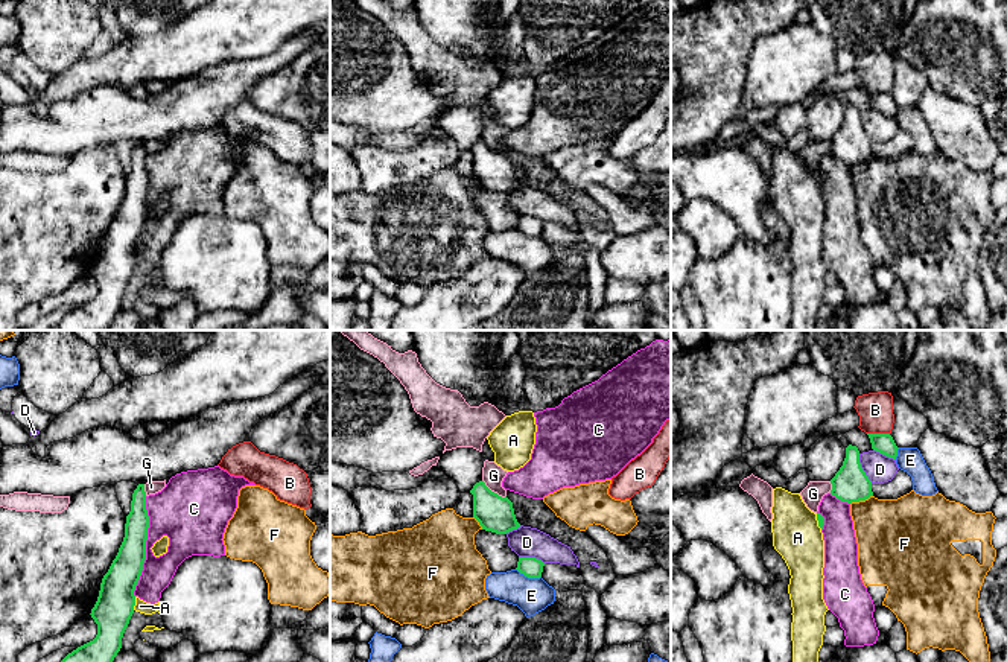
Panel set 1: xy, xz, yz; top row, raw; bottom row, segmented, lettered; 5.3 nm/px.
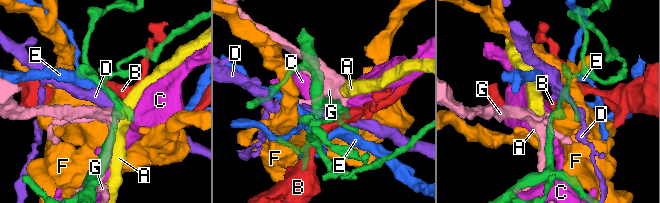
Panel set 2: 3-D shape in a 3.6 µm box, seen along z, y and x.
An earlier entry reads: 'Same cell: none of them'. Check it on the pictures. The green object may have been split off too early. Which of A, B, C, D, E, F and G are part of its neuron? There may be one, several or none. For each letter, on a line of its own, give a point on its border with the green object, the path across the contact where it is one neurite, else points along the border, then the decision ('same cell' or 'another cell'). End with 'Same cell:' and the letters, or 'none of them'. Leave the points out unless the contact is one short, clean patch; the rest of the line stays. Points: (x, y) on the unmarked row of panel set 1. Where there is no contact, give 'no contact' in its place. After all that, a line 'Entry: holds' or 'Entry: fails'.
A: meets green in xy at (134, 262); another cell
B: meets green in yz at (878, 93); border along yz (867, 92), (889, 93); another cell
C: meets green in xy at (145, 206); another cell
D: meets green in yz at (861, 128); another cell
E: meets green in xz at (528, 236); another cell
F: meets green in yz at (861, 159); another cell
G: meets green in xz at (493, 151); another cell
Same cell: none of them
Entry: holds

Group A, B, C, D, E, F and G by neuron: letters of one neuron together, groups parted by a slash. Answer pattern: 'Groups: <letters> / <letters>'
Groups: A / B / C / D / E / F / G

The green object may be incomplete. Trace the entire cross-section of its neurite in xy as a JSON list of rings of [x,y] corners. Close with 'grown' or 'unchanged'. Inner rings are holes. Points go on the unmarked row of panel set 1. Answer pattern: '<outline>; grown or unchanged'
[[[138,143],[126,175],[123,201],[102,237],[97,260],[90,272],[97,283],[97,294],[68,312],[56,330],[106,330],[111,326],[134,272],[134,250],[146,219],[148,187],[145,143]]]; unchanged

